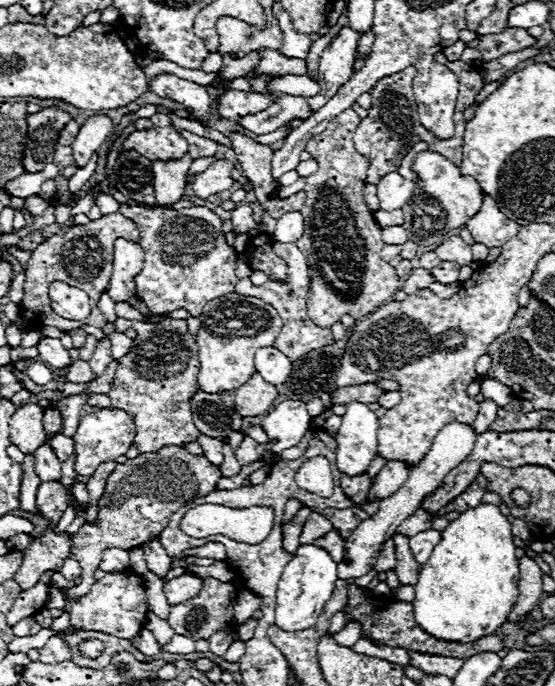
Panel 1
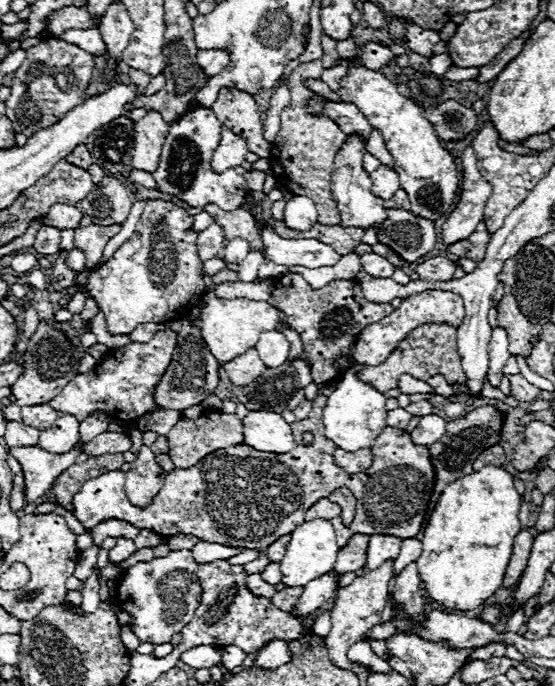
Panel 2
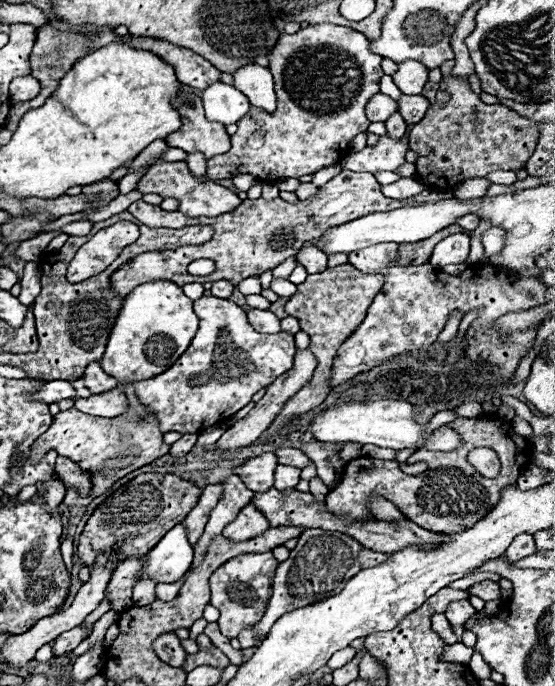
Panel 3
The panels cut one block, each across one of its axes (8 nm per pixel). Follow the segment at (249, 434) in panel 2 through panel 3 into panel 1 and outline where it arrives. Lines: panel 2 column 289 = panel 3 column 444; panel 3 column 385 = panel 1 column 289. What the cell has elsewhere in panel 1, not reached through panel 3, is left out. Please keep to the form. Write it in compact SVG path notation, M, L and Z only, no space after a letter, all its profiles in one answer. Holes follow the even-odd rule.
M284 400L284 402L280 402L280 404L264 418L264 424L262 424L262 428L266 430L266 434L268 434L268 438L270 438L270 446L272 446L269 452L262 455L262 459L269 462L272 454L279 454L282 450L286 450L286 448L296 446L296 444L302 440L302 436L306 434L308 426L310 426L310 418L312 418L312 416L308 414L306 404L304 404L302 400Z

